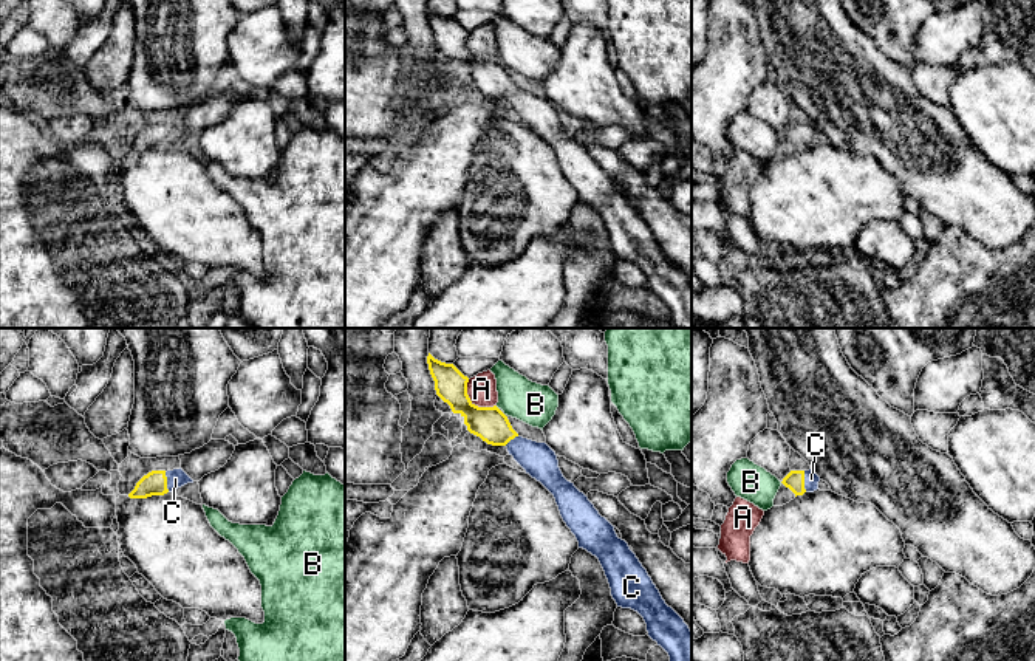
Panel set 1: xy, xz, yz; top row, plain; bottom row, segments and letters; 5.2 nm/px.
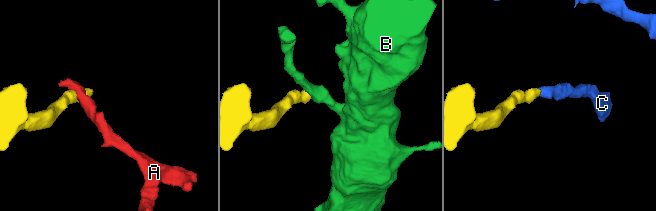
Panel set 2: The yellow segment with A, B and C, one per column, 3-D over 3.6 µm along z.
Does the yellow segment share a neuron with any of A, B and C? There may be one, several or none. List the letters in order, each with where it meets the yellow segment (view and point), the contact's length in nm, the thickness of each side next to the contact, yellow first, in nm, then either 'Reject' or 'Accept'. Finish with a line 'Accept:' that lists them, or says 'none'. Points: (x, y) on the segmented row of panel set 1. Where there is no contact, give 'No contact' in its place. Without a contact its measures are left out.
A: Touches yellow at xz (474, 404). Shared border 200 nm. Thickness 180 nm (yellow) against 160 nm. Reject
B: Touches yellow at xz (497, 407). Shared border 30 nm. Thickness 180 nm (yellow) against 220 nm. Reject
C: Touches yellow at yz (803, 482). Shared border 110 nm. Thickness 100 nm (yellow) against 80 nm. Accept
Accept: C

